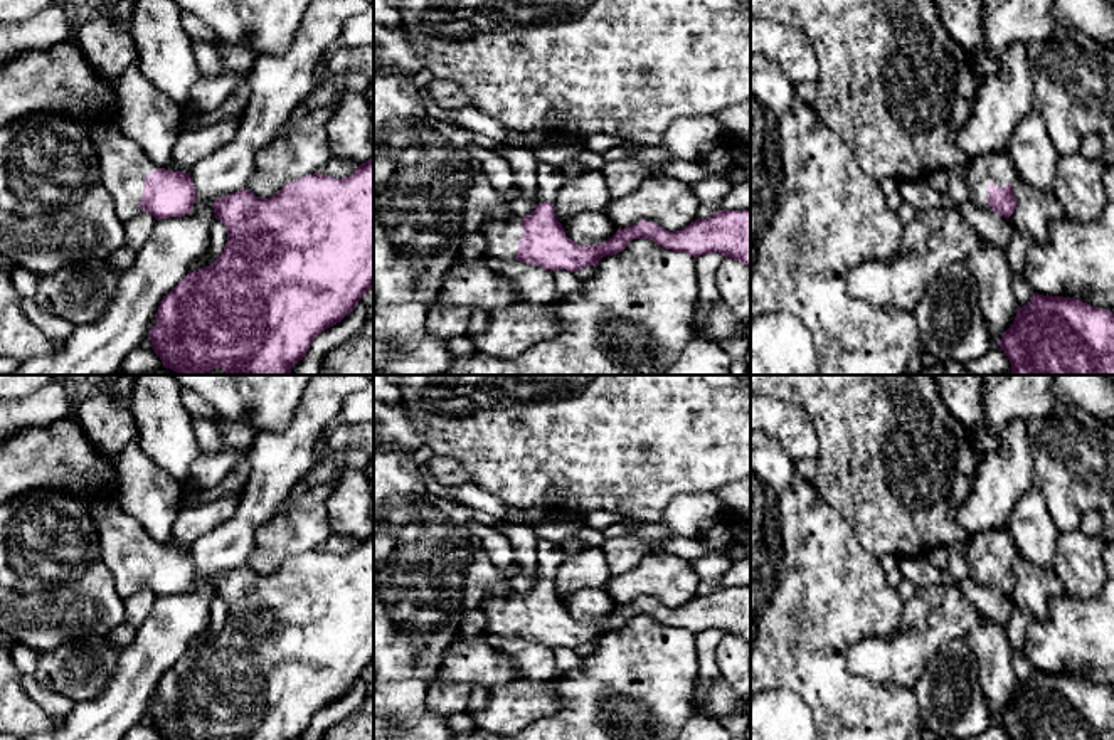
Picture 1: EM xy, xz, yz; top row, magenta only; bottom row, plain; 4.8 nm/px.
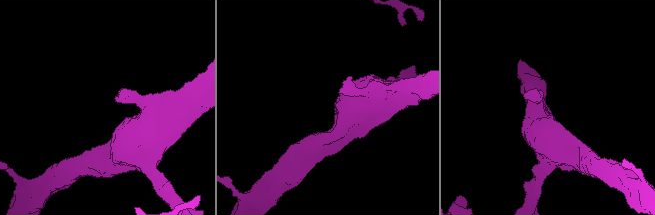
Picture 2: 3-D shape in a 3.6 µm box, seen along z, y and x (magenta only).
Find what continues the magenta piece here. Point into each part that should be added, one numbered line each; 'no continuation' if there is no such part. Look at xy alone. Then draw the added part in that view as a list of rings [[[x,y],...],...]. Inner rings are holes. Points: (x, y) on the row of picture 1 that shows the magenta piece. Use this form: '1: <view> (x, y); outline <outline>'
1: xy (123, 167); outline [[[101,121],[86,126],[96,148],[101,185],[114,202],[116,215],[128,220],[140,209],[145,178],[158,166],[126,138],[114,121]]]

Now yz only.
1: yz (997, 167); outline [[[1008,150],[978,156],[964,172],[969,183],[969,200],[988,210],[991,210],[986,202],[988,185],[993,182],[996,188],[1006,187],[1018,178]]]

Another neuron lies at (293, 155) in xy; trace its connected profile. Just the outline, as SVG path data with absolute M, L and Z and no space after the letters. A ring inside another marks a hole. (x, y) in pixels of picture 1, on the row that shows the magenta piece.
M326 126L281 133L257 151L246 188L256 197L274 197L286 183L318 173L332 156Z

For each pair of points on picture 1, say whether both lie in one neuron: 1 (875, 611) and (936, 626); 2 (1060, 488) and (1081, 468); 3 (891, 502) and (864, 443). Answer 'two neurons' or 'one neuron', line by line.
1: two neurons
2: one neuron
3: one neuron

